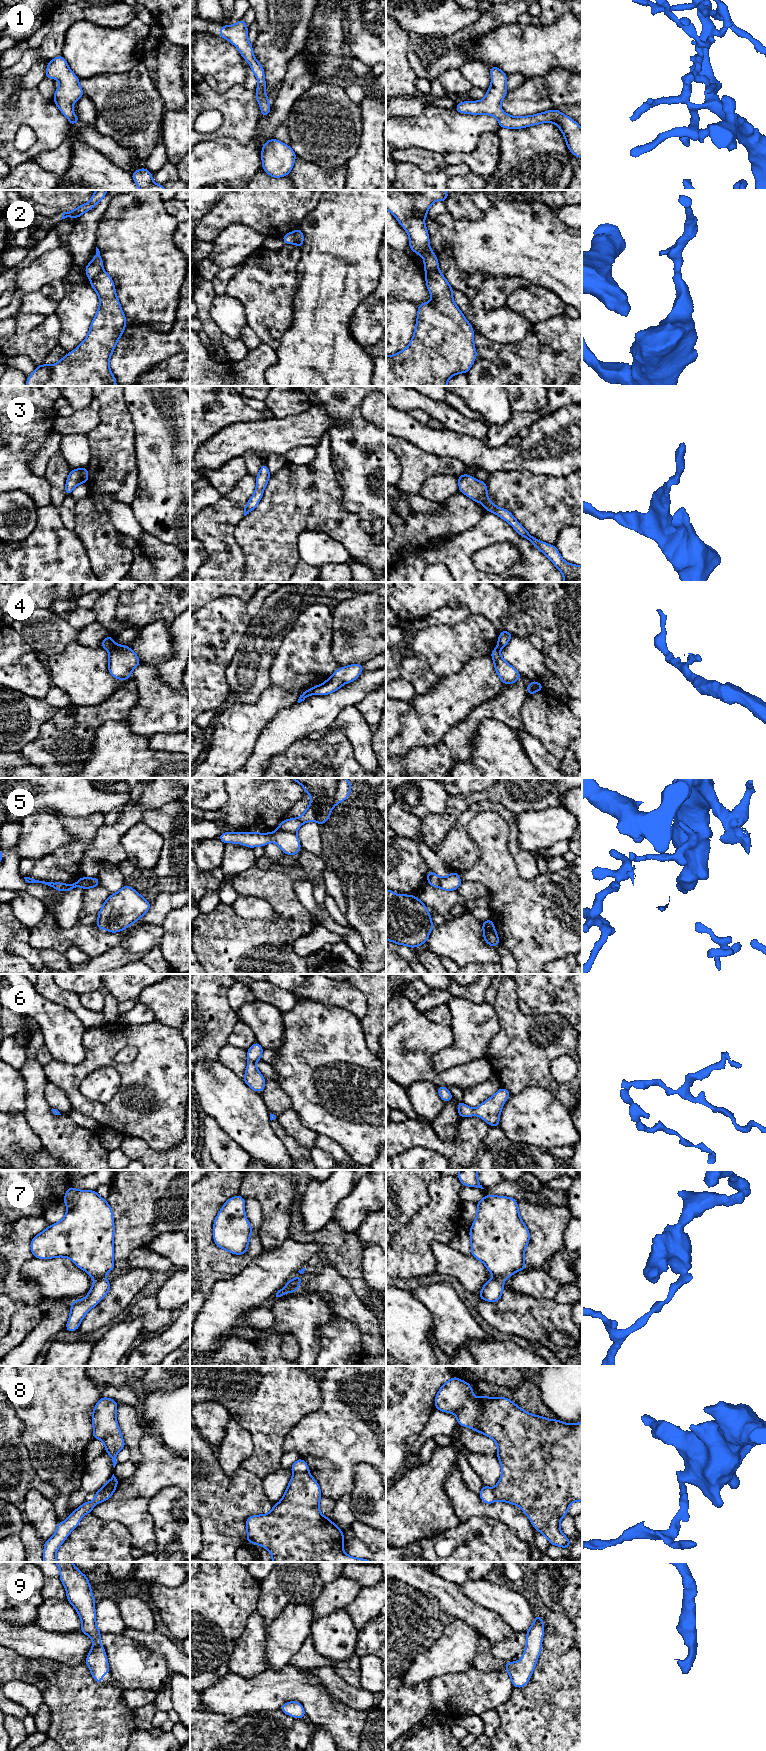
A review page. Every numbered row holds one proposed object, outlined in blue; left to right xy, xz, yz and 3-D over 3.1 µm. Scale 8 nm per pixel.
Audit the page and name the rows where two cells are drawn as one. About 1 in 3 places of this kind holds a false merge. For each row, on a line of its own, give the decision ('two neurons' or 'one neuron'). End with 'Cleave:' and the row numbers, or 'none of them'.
1: one neuron
2: two neurons
3: one neuron
4: two neurons
5: two neurons
6: one neuron
7: two neurons
8: two neurons
9: one neuron
Cleave: 2, 4, 5, 7, 8

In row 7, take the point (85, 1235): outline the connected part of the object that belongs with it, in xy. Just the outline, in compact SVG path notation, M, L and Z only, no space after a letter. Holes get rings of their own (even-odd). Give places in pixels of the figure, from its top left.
M72 1186L63 1202L67 1206L64 1218L32 1239L33 1257L66 1257L93 1279L103 1278L115 1268L111 1207L95 1190L76 1190Z

